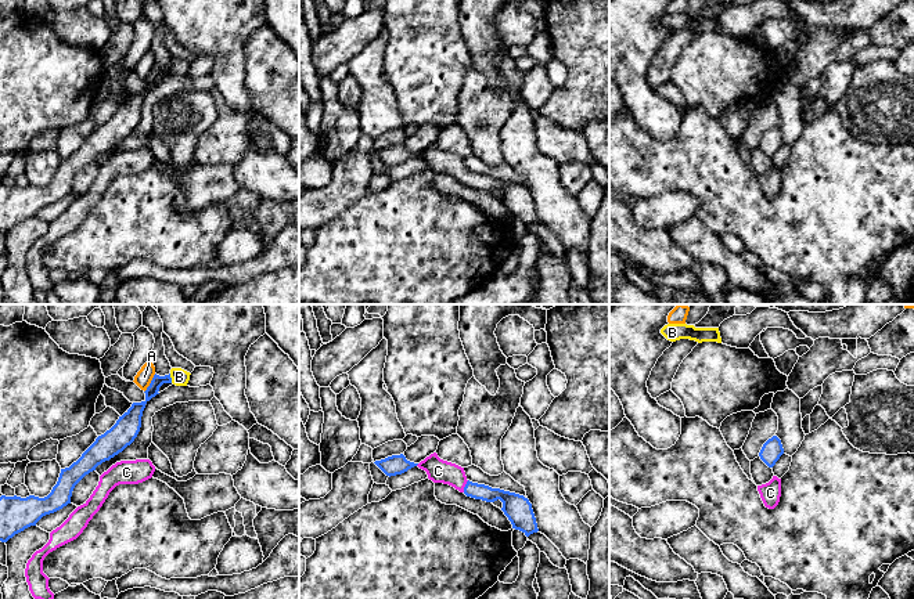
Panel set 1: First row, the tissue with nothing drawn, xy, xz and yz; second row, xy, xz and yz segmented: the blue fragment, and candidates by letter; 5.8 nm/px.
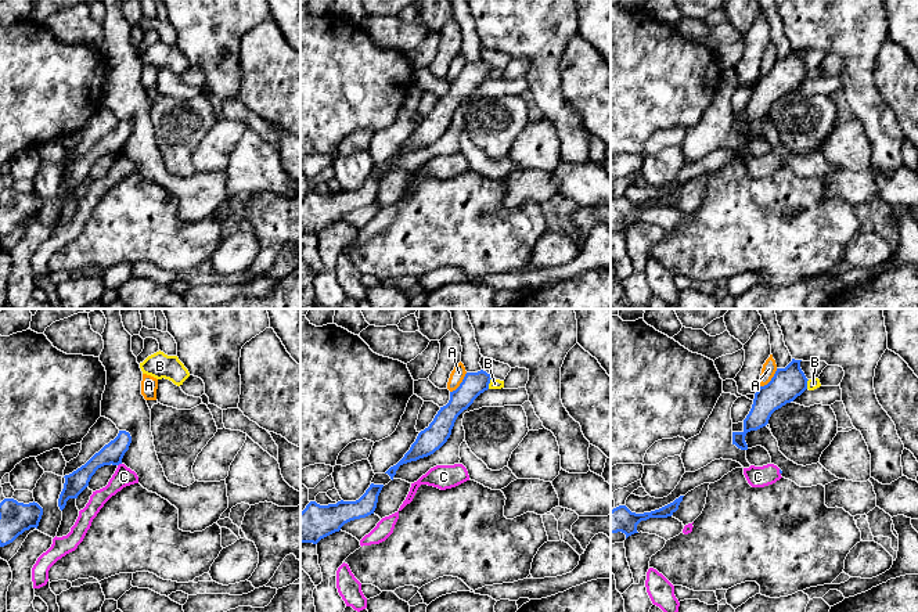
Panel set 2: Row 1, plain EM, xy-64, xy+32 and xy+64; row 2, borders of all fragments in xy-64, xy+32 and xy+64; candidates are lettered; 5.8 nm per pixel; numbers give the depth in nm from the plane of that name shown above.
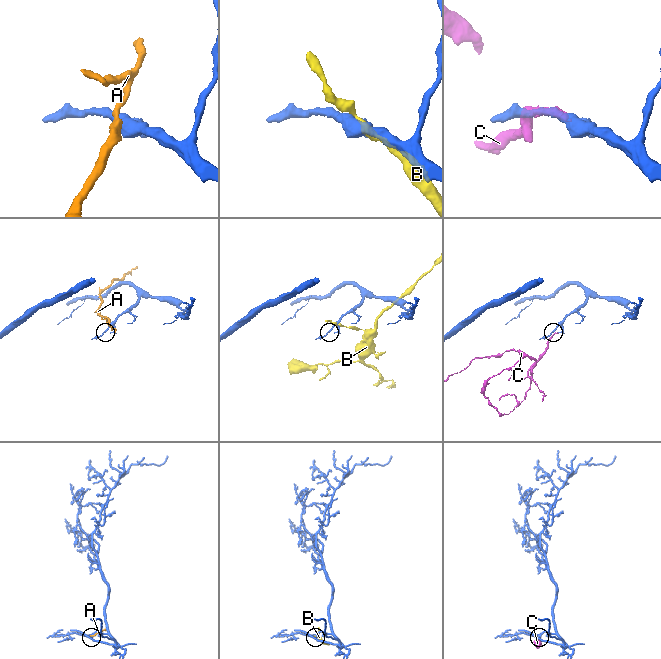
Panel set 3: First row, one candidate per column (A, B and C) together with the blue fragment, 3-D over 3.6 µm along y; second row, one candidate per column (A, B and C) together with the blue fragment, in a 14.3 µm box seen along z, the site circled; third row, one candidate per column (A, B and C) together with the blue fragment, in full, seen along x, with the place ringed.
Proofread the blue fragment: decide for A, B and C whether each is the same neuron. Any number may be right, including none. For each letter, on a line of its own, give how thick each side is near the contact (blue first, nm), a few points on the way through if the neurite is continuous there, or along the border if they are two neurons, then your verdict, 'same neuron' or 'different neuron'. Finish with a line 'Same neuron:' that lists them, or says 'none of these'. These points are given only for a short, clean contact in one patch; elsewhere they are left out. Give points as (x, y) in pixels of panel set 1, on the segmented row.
A: 120/90 nm | along xy (155, 374), (144, 392) | different neuron
B: 70/100 nm | along xy (169, 374), (172, 382) | different neuron
C: 100/140 nm | same neuron
Same neuron: C

